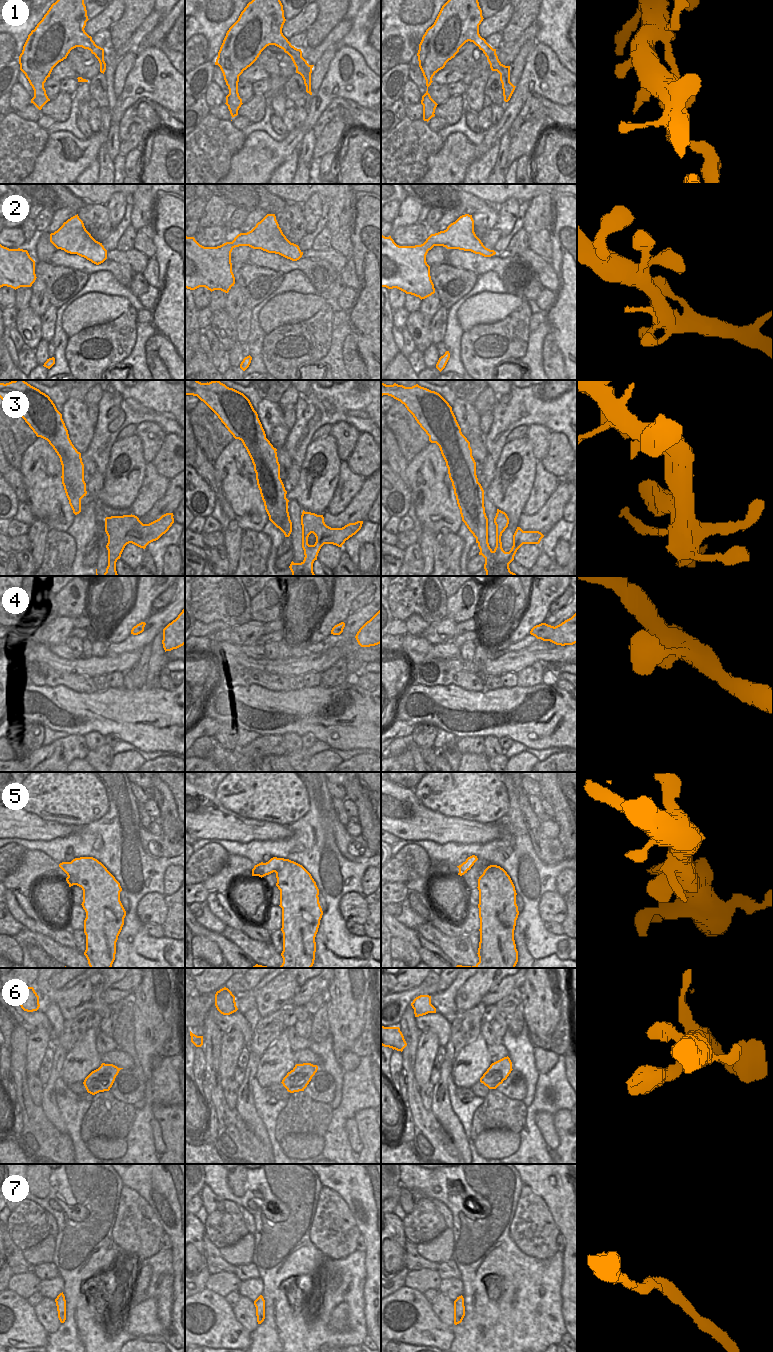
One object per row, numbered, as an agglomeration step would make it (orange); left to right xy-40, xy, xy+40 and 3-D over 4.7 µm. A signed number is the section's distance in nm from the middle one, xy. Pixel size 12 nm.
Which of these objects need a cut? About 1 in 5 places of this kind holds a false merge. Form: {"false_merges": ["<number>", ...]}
{"false_merges": []}

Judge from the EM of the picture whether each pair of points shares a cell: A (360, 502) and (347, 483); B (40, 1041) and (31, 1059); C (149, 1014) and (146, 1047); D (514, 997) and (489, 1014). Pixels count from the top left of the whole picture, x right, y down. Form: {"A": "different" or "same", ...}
{"A": "different", "B": "same", "C": "same", "D": "same"}

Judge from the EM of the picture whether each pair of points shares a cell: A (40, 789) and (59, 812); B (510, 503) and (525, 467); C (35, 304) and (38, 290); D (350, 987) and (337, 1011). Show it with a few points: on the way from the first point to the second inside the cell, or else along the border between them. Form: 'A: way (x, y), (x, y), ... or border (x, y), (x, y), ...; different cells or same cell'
A: way (44, 795), (55, 806); same cell
B: way (510, 494), (511, 485), (518, 476); same cell
C: way (38, 301), (38, 293); same cell
D: way (347, 993), (346, 1002), (343, 1005); same cell

